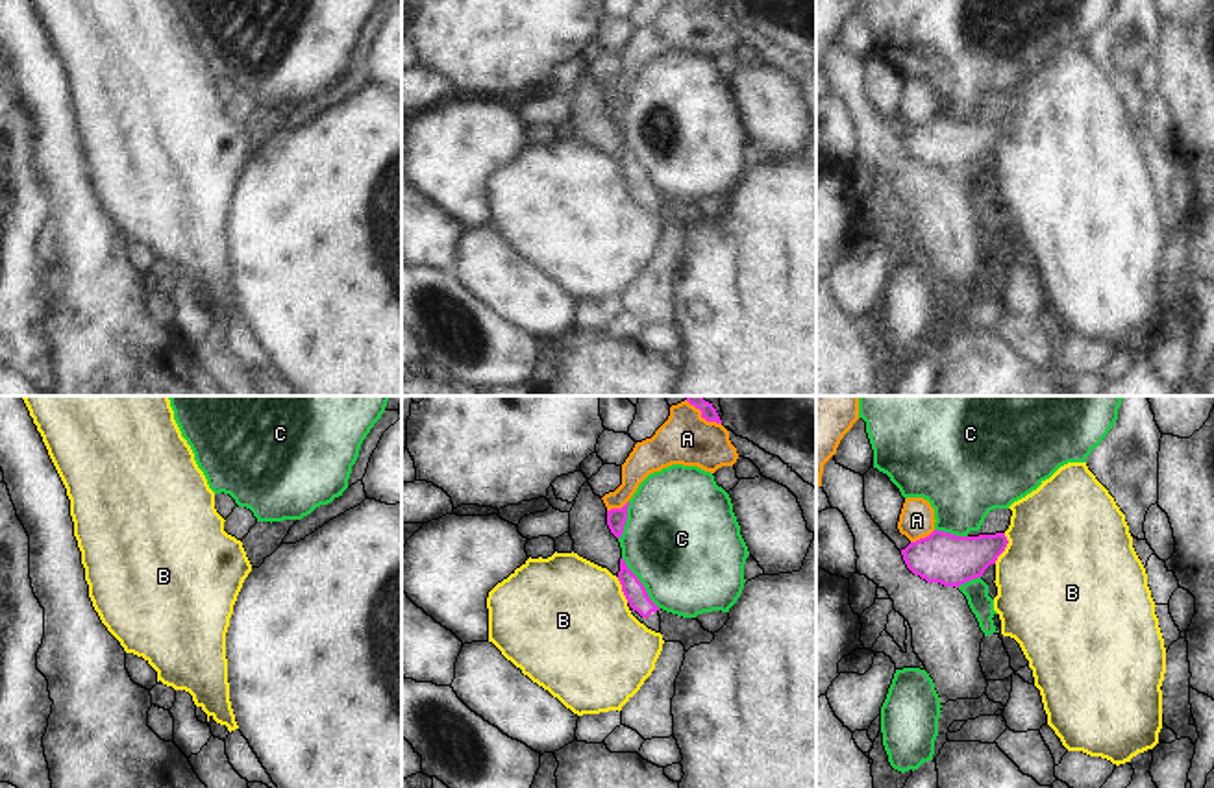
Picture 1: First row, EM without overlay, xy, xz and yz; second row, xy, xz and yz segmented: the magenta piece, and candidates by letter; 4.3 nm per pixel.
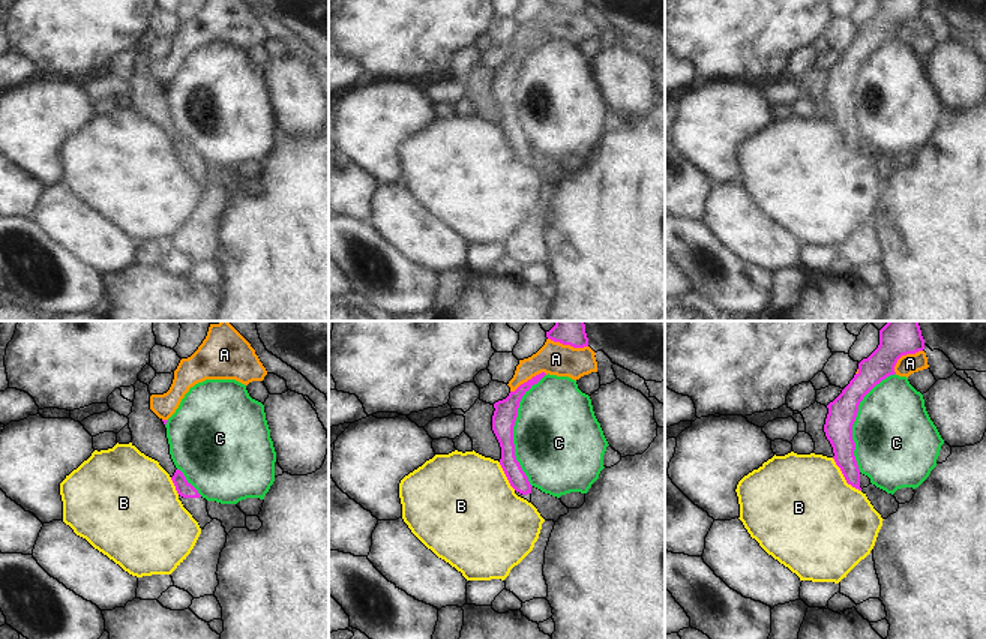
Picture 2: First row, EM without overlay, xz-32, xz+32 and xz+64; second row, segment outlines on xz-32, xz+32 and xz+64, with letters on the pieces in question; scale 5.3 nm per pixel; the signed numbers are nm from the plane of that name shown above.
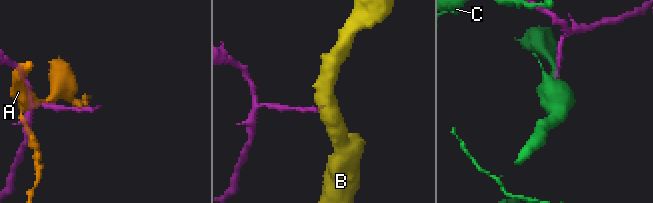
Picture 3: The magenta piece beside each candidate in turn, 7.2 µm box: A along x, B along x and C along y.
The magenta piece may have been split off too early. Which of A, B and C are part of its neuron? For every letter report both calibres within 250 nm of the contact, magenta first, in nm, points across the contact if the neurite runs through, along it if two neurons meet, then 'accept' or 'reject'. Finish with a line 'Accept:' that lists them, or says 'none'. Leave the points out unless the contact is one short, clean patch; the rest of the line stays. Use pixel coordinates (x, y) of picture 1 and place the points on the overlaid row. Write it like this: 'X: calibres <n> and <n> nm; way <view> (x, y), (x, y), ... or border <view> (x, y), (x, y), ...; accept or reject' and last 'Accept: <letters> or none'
A: calibres 220 and 160 nm; reject
B: calibres 220 and 500 nm; border yz (1005, 533), (1007, 546), (994, 563); reject
C: calibres 90 and 500 nm; reject
Accept: none

